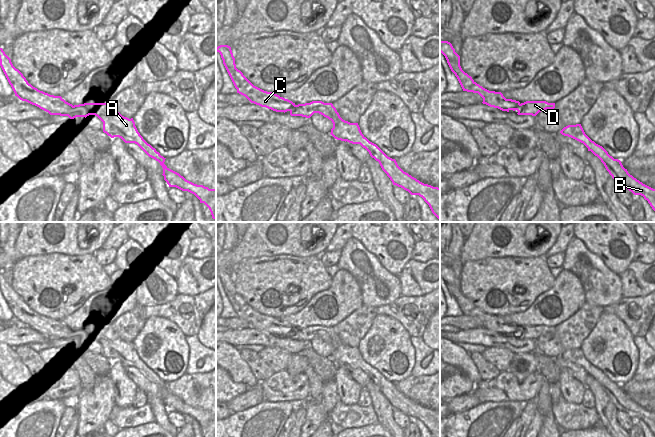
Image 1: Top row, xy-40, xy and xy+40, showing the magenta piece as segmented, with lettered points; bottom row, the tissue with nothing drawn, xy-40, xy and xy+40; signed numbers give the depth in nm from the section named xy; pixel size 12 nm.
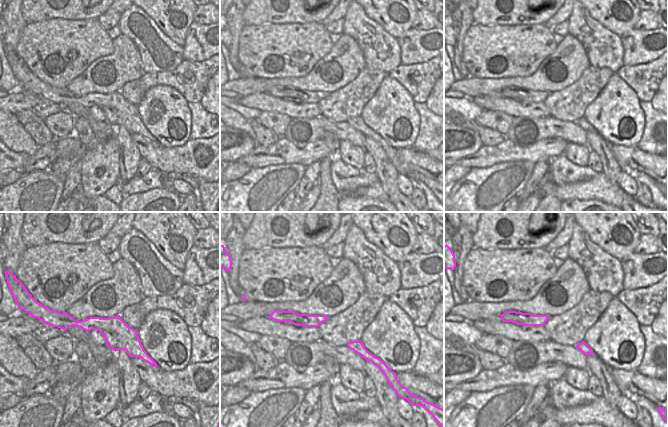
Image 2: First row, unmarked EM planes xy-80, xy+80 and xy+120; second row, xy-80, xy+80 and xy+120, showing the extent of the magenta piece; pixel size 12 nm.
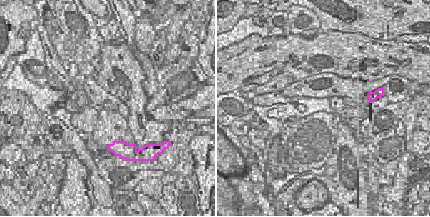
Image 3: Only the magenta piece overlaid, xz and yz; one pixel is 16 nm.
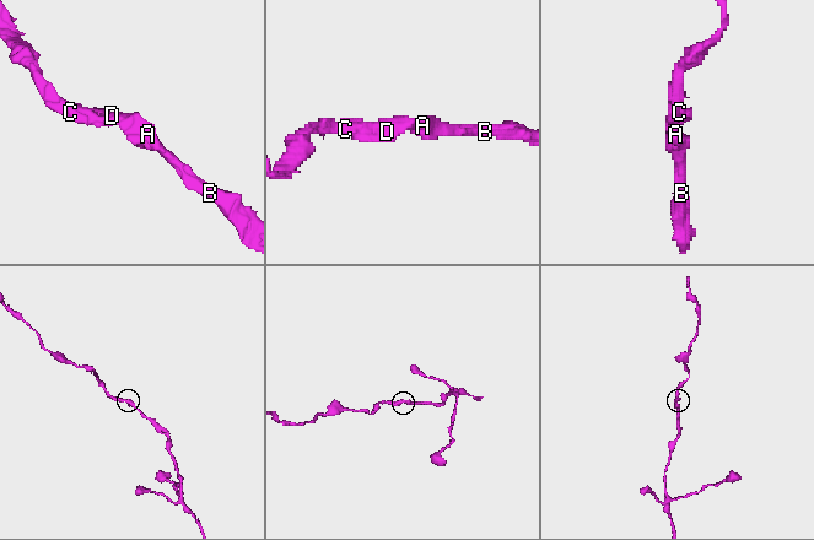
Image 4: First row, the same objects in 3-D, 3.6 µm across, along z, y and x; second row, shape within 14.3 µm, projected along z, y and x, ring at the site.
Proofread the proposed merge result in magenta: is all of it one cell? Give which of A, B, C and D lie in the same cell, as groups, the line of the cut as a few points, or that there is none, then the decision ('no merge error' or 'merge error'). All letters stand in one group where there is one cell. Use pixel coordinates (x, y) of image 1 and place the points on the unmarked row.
A B C D; no cut; no merge error

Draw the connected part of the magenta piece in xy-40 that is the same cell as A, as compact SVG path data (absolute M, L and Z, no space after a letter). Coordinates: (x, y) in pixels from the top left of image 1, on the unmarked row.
M0 272L0 290L11 309L15 320L17 320L20 324L26 325L32 329L39 331L40 333L48 336L50 339L60 339L60 340L68 340L70 343L74 343L76 341L87 341L89 339L97 340L103 346L103 356L106 357L111 362L119 361L125 367L135 367L137 368L149 381L155 383L160 387L163 392L163 400L164 404L167 406L169 411L176 411L182 415L188 415L194 418L199 424L200 427L204 427L210 434L211 437L216 437L216 413L209 413L203 409L194 408L188 404L186 404L179 397L169 393L165 388L165 383L160 379L159 376L156 375L150 368L148 368L143 361L138 356L135 346L133 342L129 343L127 341L122 340L118 334L116 333L113 327L84 327L79 329L72 329L66 326L61 320L54 320L43 315L38 314L28 307L23 298L16 293L11 283L5 278L2 272Z

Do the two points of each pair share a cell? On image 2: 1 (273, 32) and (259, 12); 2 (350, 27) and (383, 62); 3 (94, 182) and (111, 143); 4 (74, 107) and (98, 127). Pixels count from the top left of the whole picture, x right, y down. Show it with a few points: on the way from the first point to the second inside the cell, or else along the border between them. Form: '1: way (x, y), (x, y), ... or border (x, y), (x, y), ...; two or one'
1: border (290, 22), (266, 22), (245, 26); two
2: way (361, 33), (372, 39), (381, 51); one
3: way (94, 172), (95, 168), (104, 159), (106, 153); one
4: way (80, 111), (92, 121); one

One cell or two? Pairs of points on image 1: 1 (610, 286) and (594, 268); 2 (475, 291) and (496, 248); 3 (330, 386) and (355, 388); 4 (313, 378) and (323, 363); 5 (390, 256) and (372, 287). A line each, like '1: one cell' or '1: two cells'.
1: one cell
2: two cells
3: two cells
4: two cells
5: two cells

